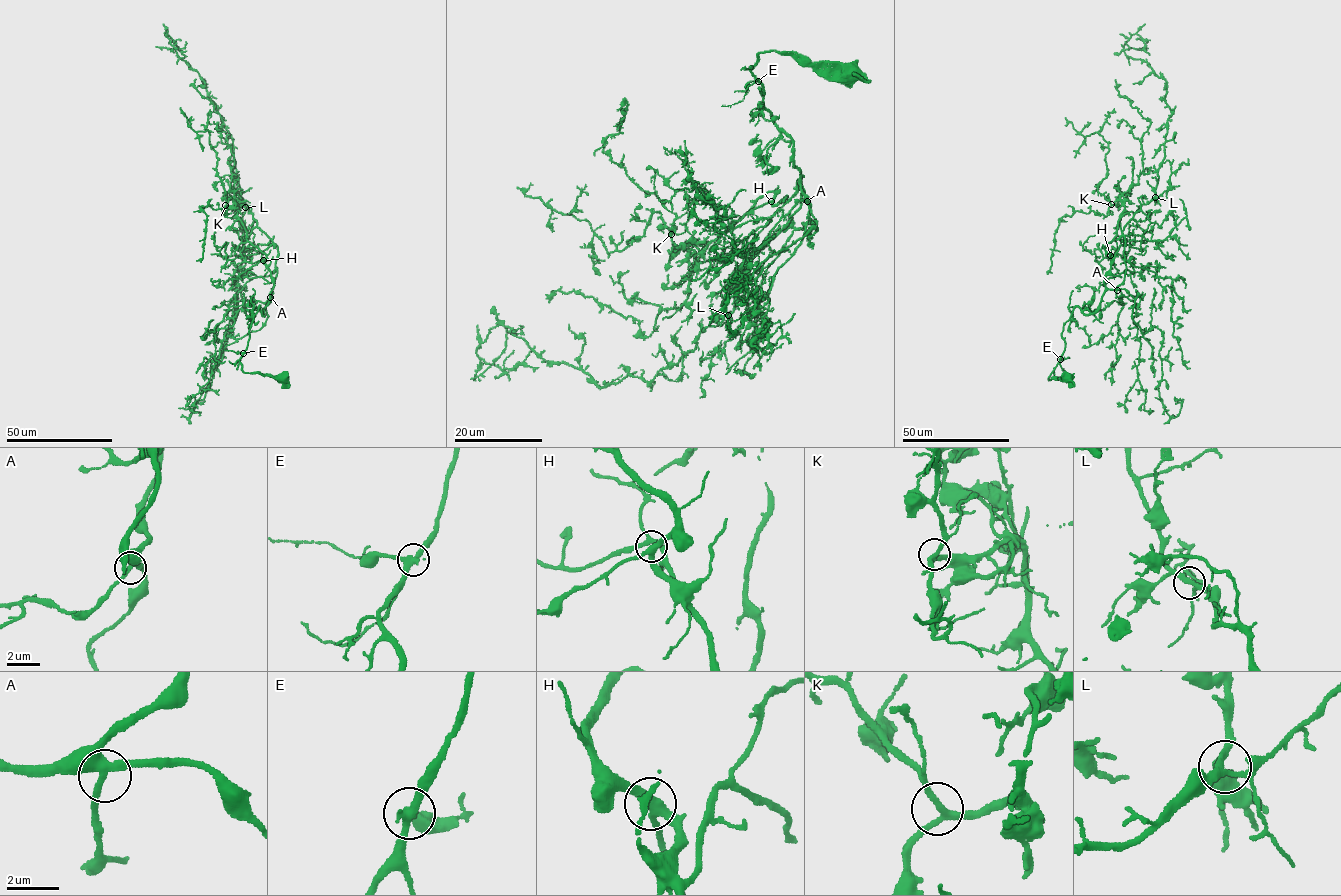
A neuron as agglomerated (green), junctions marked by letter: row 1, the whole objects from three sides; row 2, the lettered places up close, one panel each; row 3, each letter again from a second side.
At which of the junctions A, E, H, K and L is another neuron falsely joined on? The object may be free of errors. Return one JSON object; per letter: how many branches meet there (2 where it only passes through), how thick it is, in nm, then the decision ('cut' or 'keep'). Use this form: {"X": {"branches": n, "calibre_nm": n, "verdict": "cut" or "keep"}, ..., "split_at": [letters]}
{"A": {"branches": 3, "calibre_nm": 360, "verdict": "keep"}, "E": {"branches": 3, "calibre_nm": 300, "verdict": "keep"}, "H": {"branches": 3, "calibre_nm": 320, "verdict": "keep"}, "K": {"branches": 3, "calibre_nm": 240, "verdict": "keep"}, "L": {"branches": 3, "calibre_nm": 240, "verdict": "keep"}, "split_at": []}

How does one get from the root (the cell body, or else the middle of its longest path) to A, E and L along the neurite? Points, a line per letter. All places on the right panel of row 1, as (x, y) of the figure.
A: (1069, 377), (1048, 380), (1065, 349), (1064, 325), (1076, 306), (1086, 315), (1093, 314), (1103, 293), (1117, 290)
E: (1069, 377), (1048, 380), (1060, 359)
L: (1069, 377), (1048, 380), (1065, 349), (1064, 325), (1076, 306), (1093, 314), (1123, 282), (1122, 231), (1155, 197)

